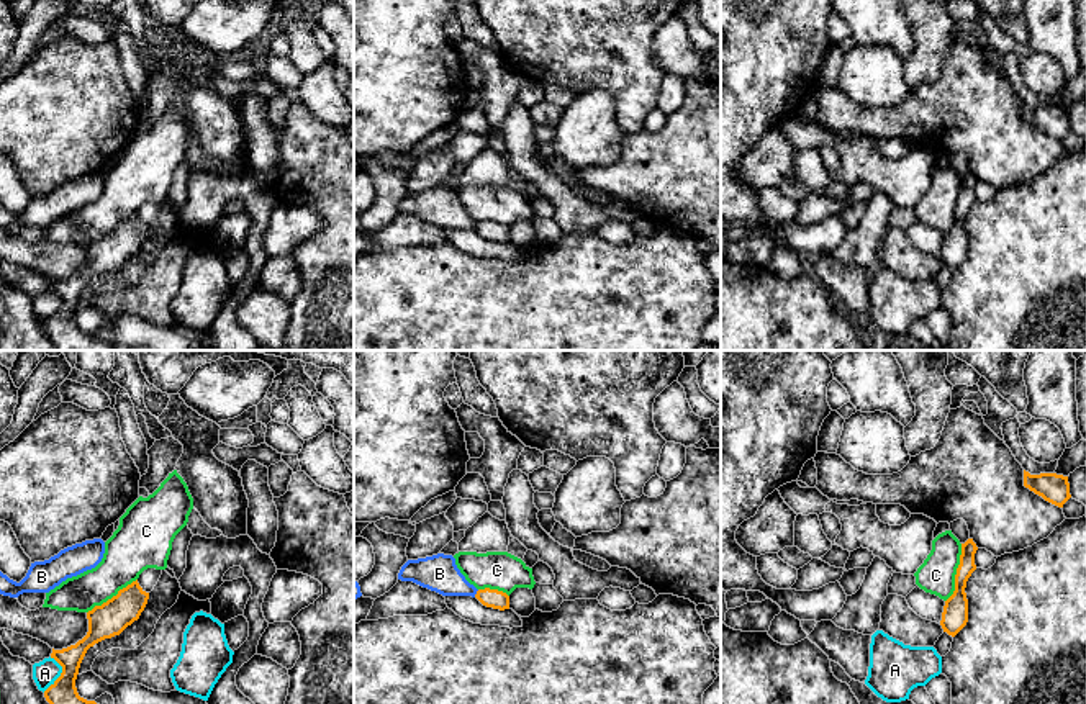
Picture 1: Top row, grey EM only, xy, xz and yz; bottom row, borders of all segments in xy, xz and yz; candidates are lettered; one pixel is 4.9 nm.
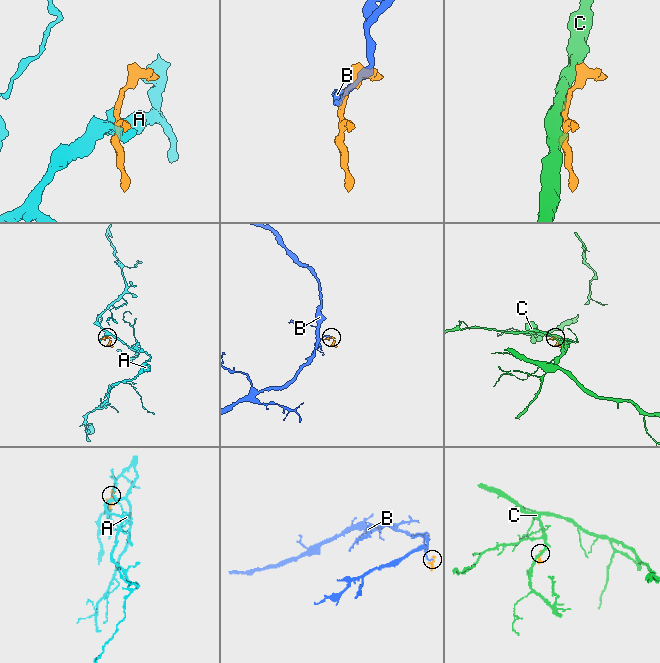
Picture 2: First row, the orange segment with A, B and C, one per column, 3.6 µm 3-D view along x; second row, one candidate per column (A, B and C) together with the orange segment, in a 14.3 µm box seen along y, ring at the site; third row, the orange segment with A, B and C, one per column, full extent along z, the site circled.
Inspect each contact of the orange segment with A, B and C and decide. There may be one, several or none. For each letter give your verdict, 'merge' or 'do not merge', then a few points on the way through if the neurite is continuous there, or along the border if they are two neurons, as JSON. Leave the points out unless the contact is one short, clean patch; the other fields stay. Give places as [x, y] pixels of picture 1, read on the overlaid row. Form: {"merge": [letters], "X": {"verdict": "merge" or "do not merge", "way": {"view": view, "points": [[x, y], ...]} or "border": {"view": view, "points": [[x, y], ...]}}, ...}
{"merge": [], "A": {"verdict": "do not merge"}, "B": {"verdict": "do not merge", "border": {"view": "xz", "points": [[479, 590], [474, 596]]}}, "C": {"verdict": "do not merge", "border": {"view": "yz", "points": [[962, 544], [955, 590], [945, 601]]}}}

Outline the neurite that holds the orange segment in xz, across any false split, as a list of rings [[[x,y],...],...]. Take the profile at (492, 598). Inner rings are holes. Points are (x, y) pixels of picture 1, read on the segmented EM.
[[[478,589],[475,598],[486,607],[493,607],[493,609],[509,609],[509,596],[503,591],[498,589]]]

